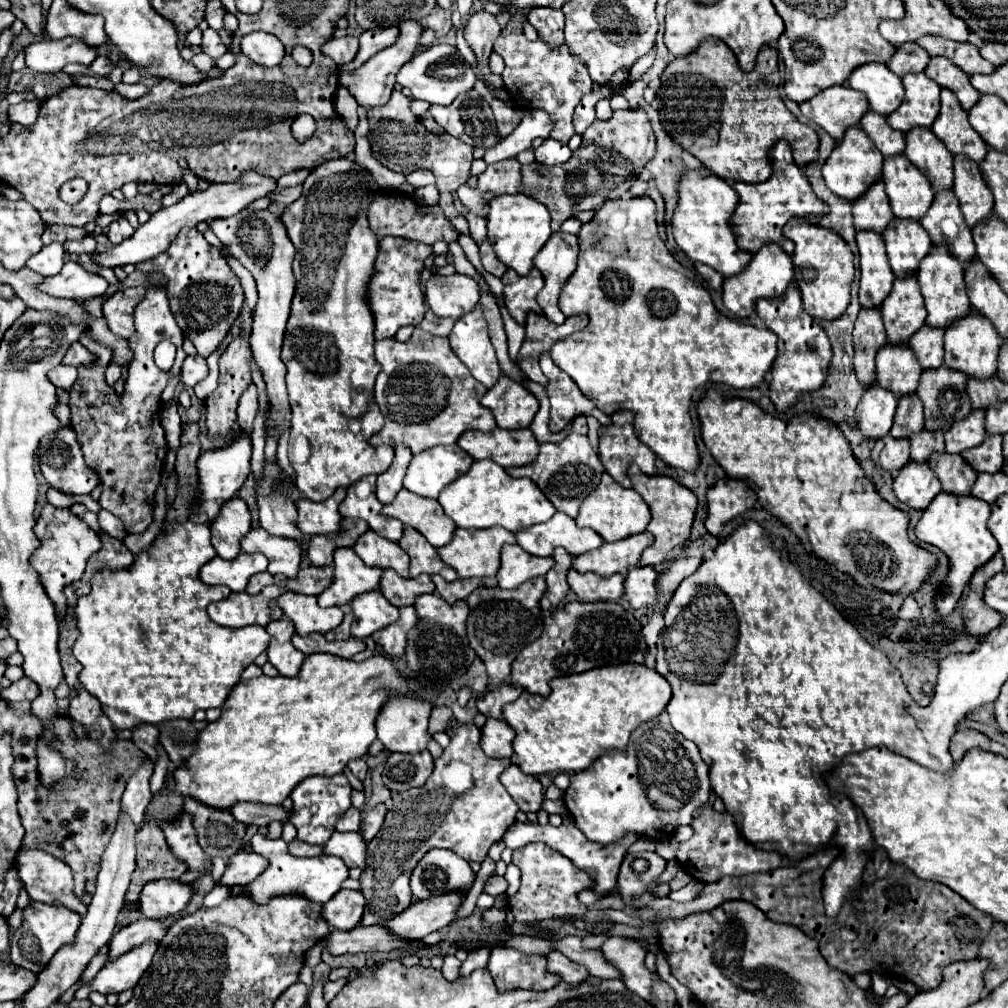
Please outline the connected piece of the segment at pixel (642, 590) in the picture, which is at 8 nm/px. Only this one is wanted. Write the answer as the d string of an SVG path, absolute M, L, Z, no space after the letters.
M650 566L630 568L626 576L626 598L632 608L646 608L658 604L658 574Z

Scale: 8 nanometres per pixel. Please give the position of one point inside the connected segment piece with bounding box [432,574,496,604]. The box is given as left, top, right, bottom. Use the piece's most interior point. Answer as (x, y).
(458, 590)

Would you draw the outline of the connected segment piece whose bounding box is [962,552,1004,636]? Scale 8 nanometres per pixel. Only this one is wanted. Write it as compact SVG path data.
M996 552L992 560L988 560L984 566L980 566L972 574L970 592L964 598L964 606L962 606L964 624L972 636L986 636L990 630L994 630L1002 622L1002 614L986 606L984 594L982 594L986 580L1000 570L1004 570L1004 558L1000 552Z

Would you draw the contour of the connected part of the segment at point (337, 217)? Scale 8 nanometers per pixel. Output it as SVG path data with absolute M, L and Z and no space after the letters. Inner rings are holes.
M336 158L310 172L302 184L300 198L288 206L288 212L284 210L280 216L288 238L296 248L296 292L282 346L282 362L288 368L286 384L294 416L288 457L296 472L294 480L298 490L312 502L328 500L336 488L348 488L362 476L386 472L394 458L392 446L374 448L368 444L374 432L370 426L366 426L366 416L372 410L378 414L372 396L374 380L380 372L380 364L374 358L374 314L368 300L368 286L374 276L380 240L370 228L366 228L366 208L376 198L376 190L376 180L366 168L354 160Z

